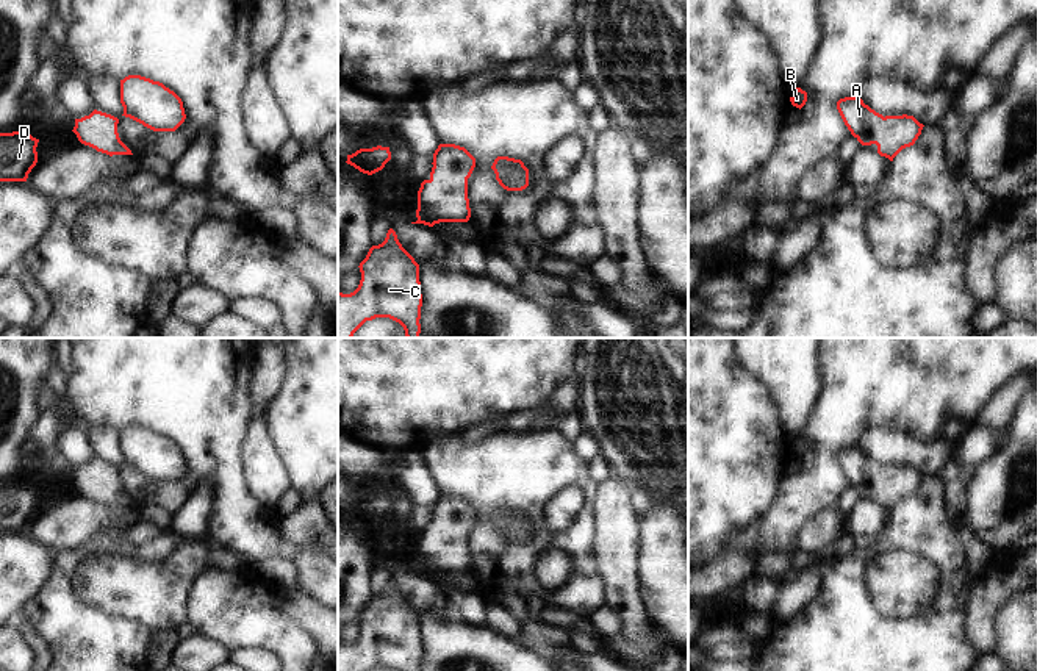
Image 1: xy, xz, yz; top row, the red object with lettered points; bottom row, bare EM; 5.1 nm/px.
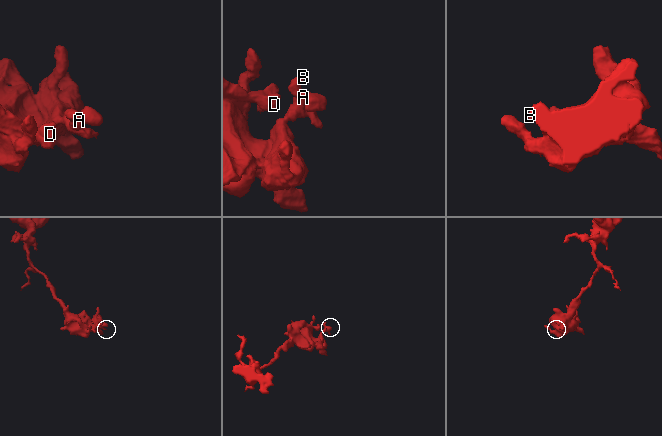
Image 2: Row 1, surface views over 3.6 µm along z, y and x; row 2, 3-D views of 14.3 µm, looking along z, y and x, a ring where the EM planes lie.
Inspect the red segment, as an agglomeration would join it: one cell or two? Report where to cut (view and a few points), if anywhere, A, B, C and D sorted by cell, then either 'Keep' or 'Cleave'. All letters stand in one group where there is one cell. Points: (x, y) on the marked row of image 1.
No split. Groups: A B C D. Keep

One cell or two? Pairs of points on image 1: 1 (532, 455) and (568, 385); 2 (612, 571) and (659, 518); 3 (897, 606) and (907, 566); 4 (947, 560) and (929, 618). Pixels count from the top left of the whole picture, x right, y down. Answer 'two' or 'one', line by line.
1: two
2: two
3: one
4: one

